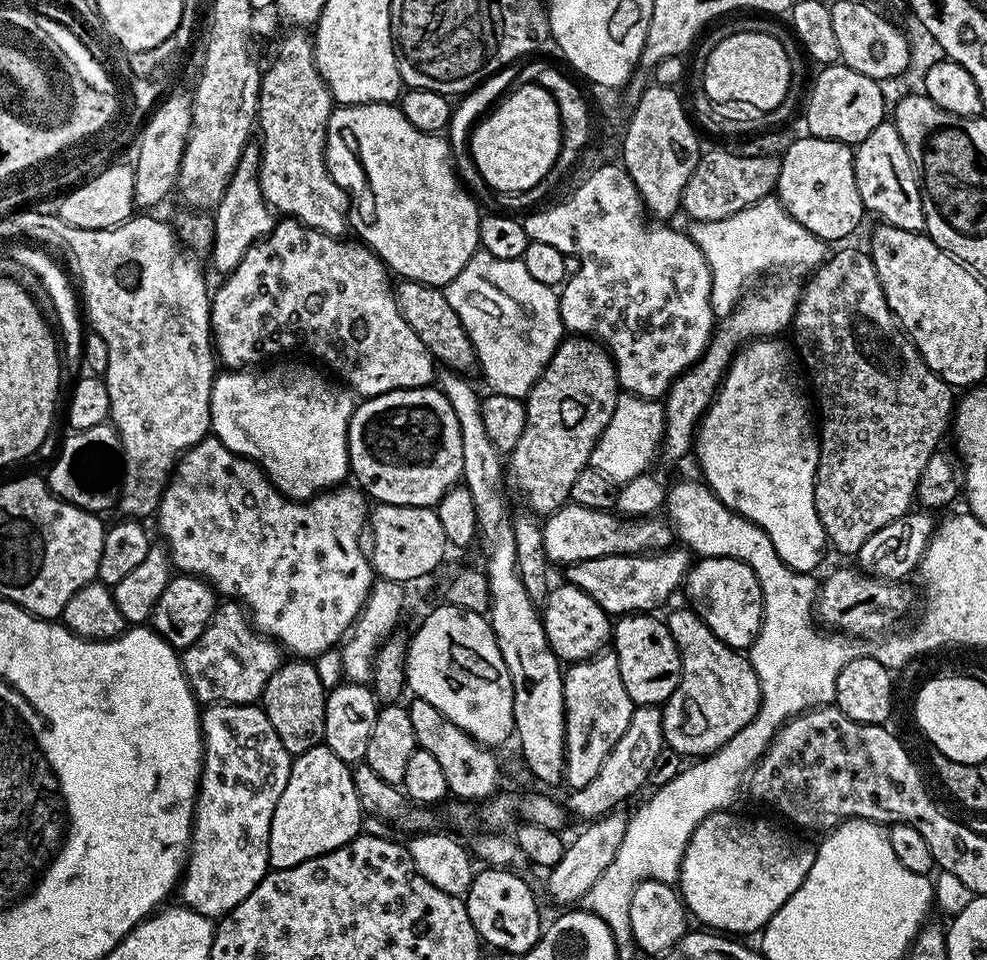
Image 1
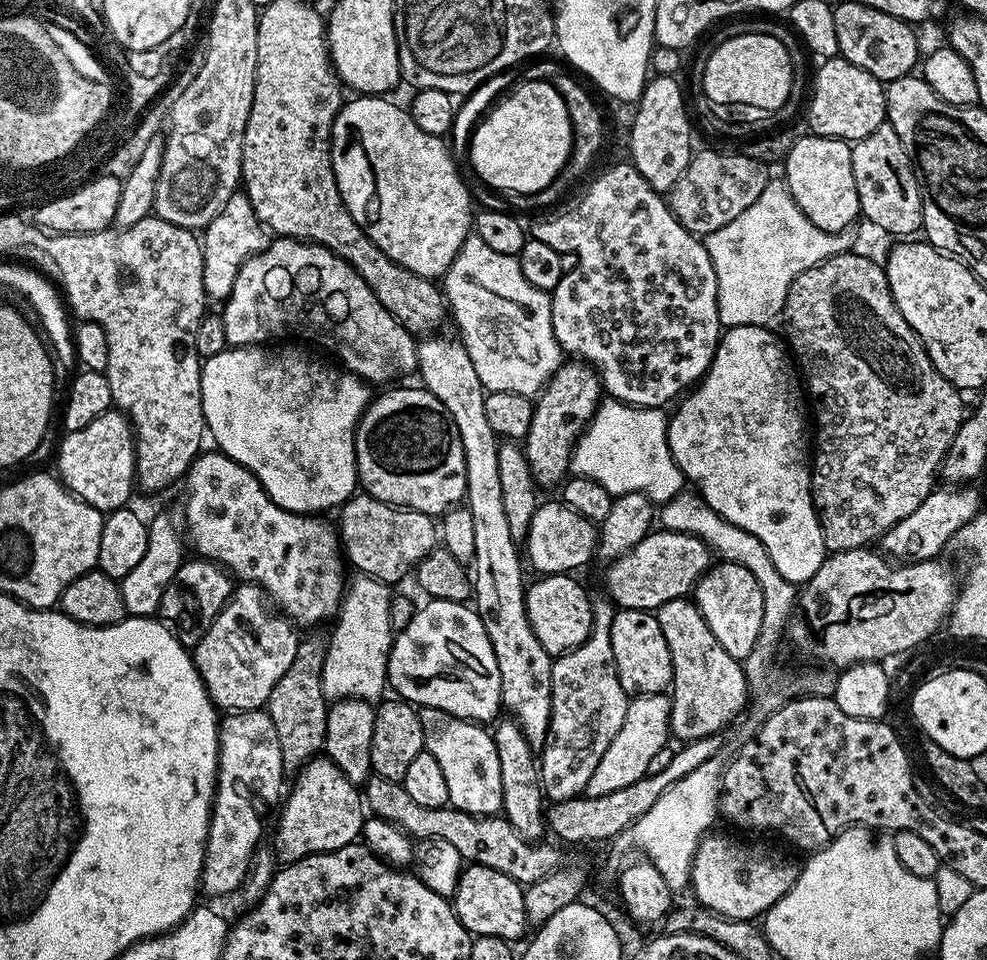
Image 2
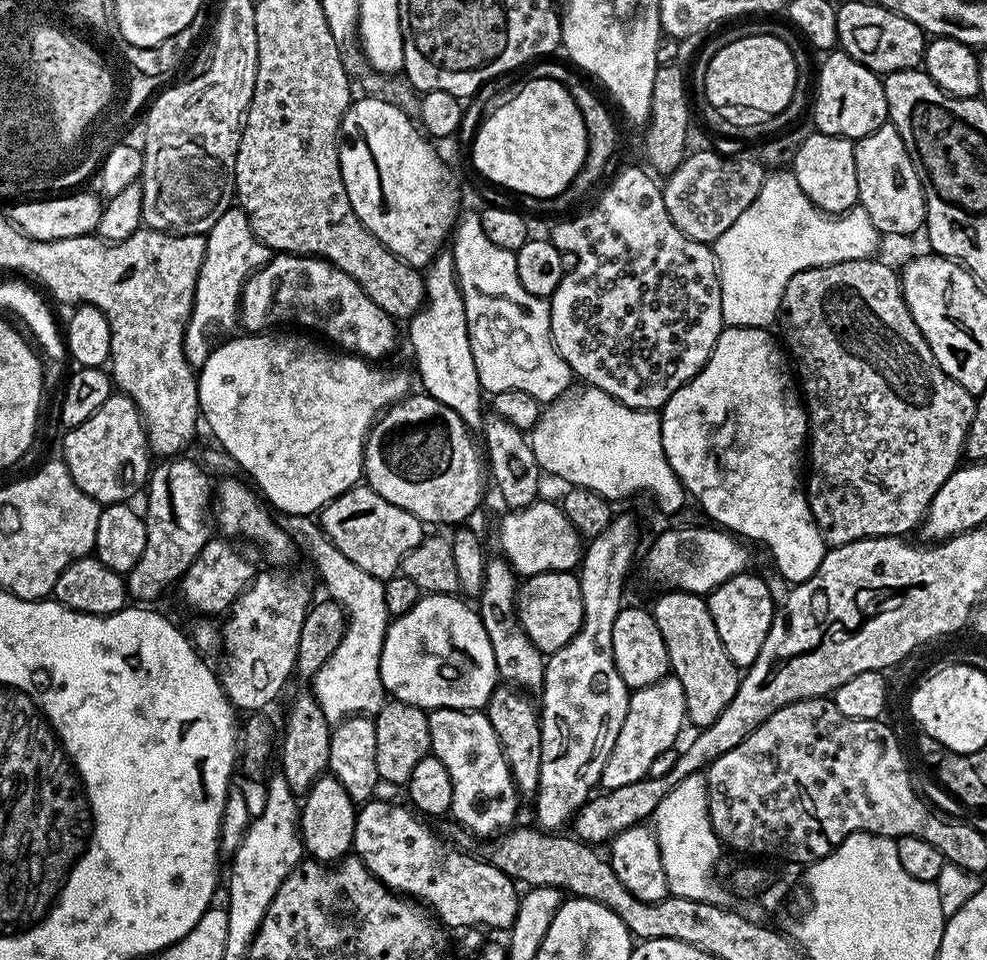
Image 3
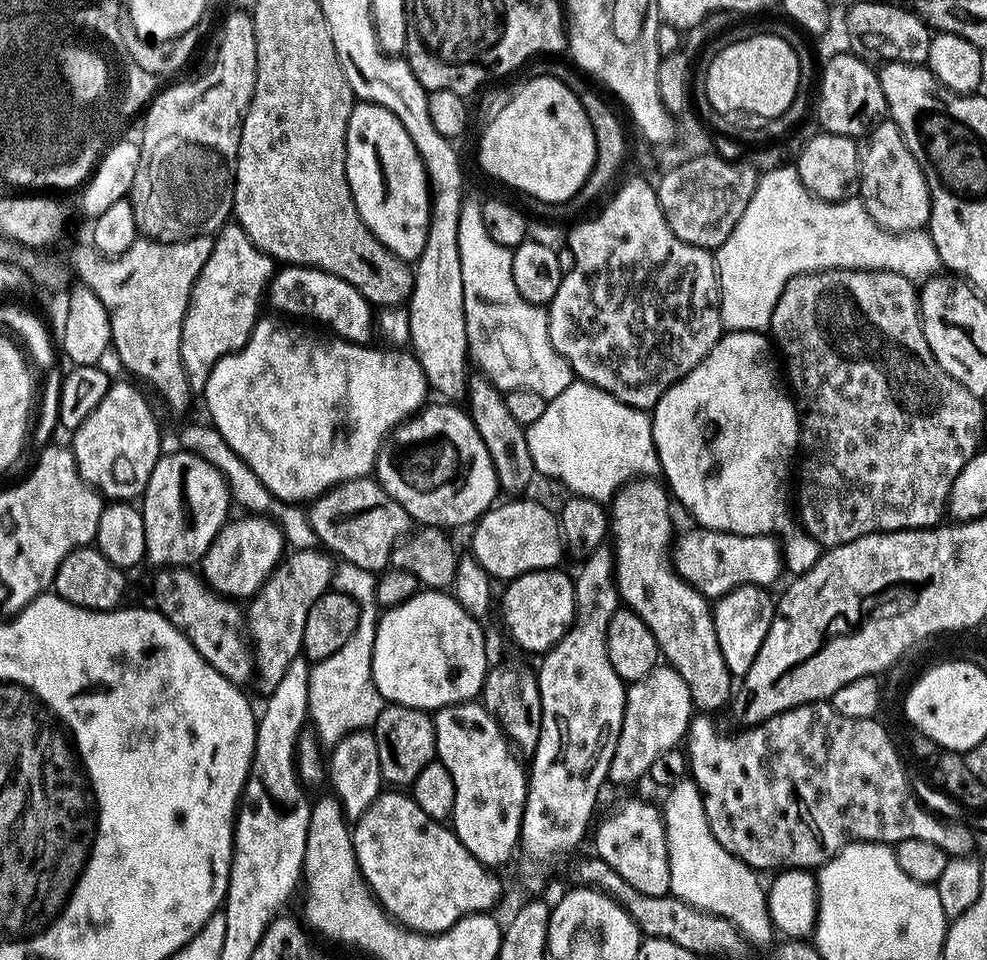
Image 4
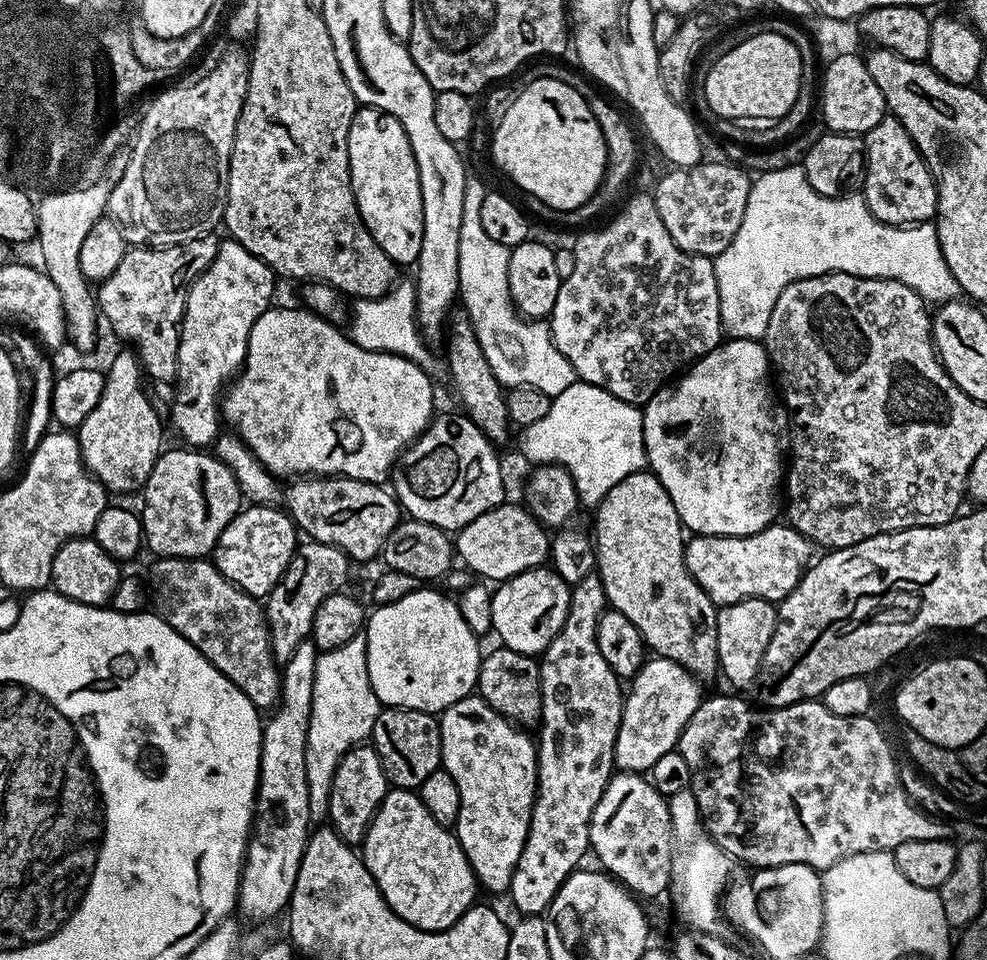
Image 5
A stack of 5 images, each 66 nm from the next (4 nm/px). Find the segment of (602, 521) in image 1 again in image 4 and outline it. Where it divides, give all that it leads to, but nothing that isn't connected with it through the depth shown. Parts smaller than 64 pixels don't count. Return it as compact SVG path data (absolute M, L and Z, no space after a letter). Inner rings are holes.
M512 498L509 504L497 503L471 529L470 554L497 581L507 582L527 572L554 568L561 563L559 560L565 559L557 513L536 500L524 499L528 498Z

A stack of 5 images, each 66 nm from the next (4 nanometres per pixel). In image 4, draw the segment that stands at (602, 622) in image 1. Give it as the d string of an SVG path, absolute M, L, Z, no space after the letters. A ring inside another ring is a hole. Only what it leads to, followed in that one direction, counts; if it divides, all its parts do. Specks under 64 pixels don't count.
M559 567L534 570L507 581L504 601L499 601L498 612L504 615L504 624L512 640L528 652L543 654L553 648L572 627L574 610L574 580L560 572Z

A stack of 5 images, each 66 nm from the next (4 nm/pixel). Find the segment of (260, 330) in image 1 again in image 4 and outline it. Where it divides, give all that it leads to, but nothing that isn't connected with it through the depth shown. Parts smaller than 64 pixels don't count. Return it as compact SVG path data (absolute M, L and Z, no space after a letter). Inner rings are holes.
M281 267L268 284L266 304L267 307L269 304L270 307L277 308L280 311L277 313L288 318L317 320L318 323L333 328L336 331L333 333L339 339L349 340L352 344L367 345L371 341L368 339L372 332L374 336L373 305L366 298L362 298L362 294L358 294L358 290L350 286L350 282L342 282L342 278L317 268Z

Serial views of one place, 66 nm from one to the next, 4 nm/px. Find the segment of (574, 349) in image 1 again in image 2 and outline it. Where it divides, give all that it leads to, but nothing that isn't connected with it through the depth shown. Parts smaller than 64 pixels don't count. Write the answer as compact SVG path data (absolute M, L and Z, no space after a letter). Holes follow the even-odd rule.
M575 358L569 359L561 363L560 369L548 379L544 391L535 397L534 403L534 418L522 441L522 447L537 485L559 485L569 475L573 449L581 433L591 423L602 403L600 373L590 364Z

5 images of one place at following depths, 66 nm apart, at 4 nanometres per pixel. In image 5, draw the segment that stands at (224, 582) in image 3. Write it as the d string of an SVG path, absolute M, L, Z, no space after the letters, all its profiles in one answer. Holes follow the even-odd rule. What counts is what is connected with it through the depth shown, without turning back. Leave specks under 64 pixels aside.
M253 504L241 507L234 519L222 530L214 549L214 563L218 571L226 579L234 582L246 594L257 598L267 598L274 590L274 586L282 578L282 574L290 566L292 555L298 547L298 529L296 521L288 515L287 511L280 506L269 506L266 504Z

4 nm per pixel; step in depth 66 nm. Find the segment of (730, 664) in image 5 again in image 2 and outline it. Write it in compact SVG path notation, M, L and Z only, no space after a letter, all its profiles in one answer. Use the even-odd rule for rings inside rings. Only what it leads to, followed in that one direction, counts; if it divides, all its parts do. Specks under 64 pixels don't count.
M713 563L704 577L696 583L694 603L702 618L706 618L710 634L718 638L722 650L726 650L726 654L730 654L735 660L747 661L762 630L764 599L762 586L758 586L758 578L754 578L754 574L750 574L750 570L746 570L746 566L741 564Z

